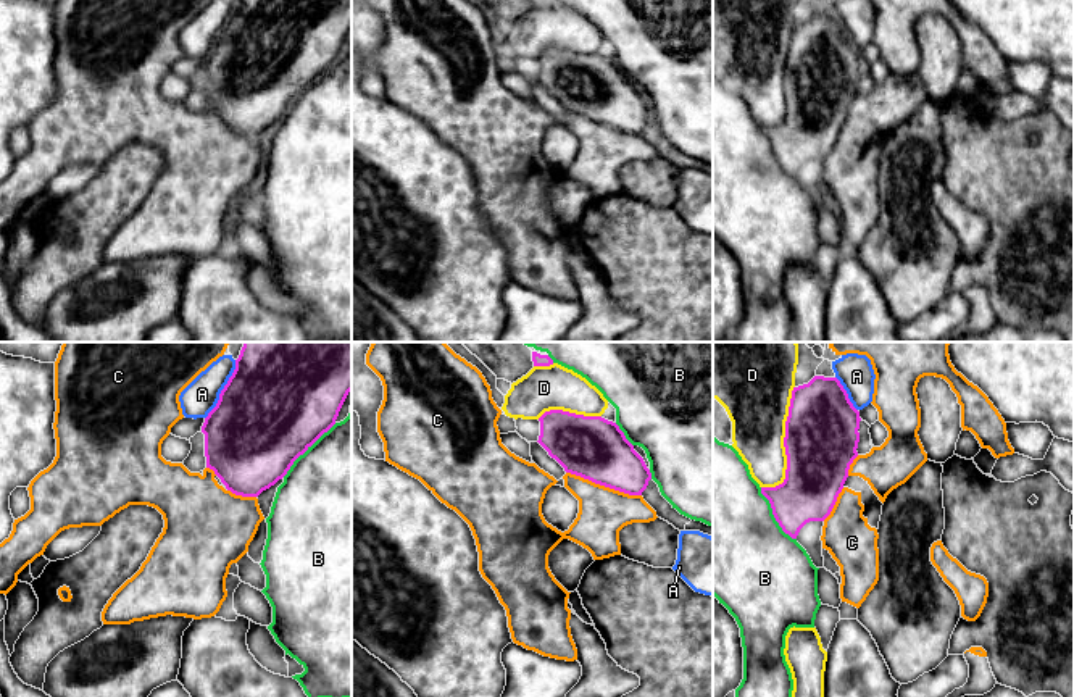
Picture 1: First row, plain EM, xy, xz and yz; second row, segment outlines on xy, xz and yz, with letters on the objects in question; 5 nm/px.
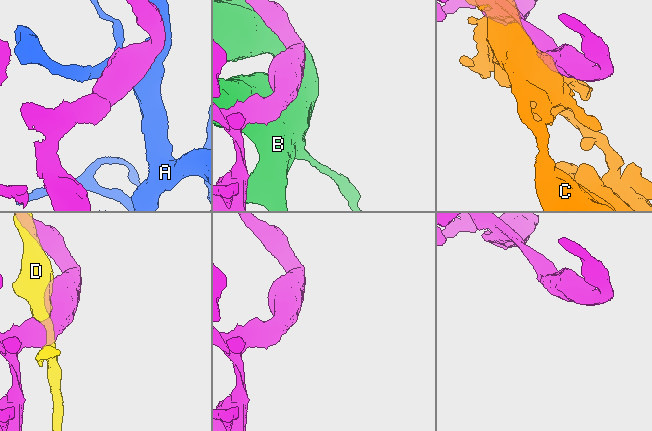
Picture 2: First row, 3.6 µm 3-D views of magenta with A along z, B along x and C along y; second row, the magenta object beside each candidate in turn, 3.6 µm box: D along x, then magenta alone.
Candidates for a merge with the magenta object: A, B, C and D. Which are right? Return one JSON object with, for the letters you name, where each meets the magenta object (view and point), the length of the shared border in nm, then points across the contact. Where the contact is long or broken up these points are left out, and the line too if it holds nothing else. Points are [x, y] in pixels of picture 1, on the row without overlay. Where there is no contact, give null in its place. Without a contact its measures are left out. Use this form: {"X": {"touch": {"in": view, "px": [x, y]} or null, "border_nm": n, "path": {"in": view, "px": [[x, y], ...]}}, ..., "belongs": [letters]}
{"C": {"touch": {"in": "xz", "px": [603, 123]}, "border_nm": 400}, "belongs": ["C"]}

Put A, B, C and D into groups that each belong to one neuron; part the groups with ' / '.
A / B / C / D

